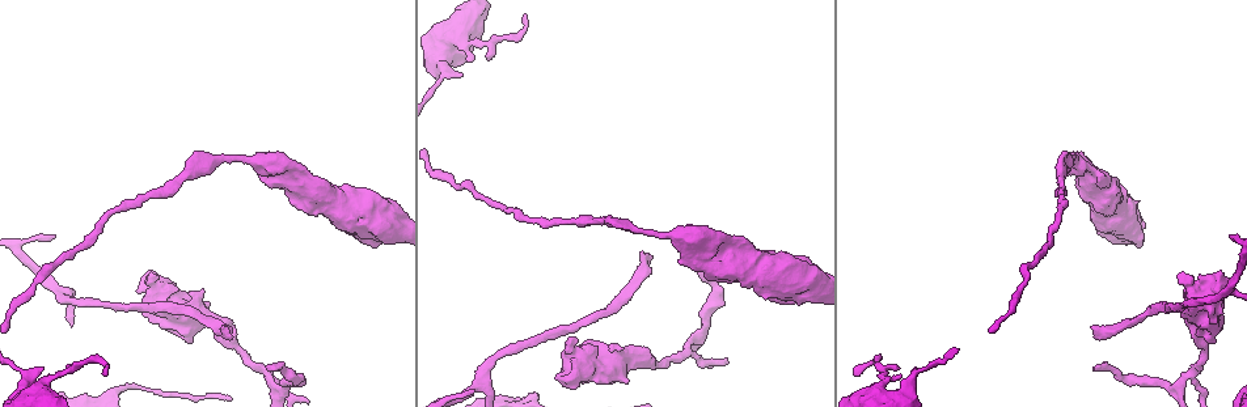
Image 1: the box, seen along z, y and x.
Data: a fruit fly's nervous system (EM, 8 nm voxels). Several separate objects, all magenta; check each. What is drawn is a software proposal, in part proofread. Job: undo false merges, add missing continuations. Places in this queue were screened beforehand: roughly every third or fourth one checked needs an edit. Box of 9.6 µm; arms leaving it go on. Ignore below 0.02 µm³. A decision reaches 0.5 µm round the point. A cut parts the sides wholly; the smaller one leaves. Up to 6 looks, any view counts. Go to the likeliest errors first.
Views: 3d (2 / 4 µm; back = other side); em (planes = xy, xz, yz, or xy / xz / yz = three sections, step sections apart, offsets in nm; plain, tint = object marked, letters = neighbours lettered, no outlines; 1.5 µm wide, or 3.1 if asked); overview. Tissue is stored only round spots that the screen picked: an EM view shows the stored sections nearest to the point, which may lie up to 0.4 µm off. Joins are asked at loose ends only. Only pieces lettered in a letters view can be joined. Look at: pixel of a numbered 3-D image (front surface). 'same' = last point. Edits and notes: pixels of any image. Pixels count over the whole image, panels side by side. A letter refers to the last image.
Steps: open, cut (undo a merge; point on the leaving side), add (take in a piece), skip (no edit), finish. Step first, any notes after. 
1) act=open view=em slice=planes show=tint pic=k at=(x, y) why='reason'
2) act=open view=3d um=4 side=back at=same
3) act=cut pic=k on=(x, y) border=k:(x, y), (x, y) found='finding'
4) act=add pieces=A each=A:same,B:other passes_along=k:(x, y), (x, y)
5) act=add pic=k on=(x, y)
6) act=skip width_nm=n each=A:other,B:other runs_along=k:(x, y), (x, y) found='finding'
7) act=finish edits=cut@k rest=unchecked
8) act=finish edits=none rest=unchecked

act=open view=em slice=yz step=4 show=letters pic=1 at=(154, 275)

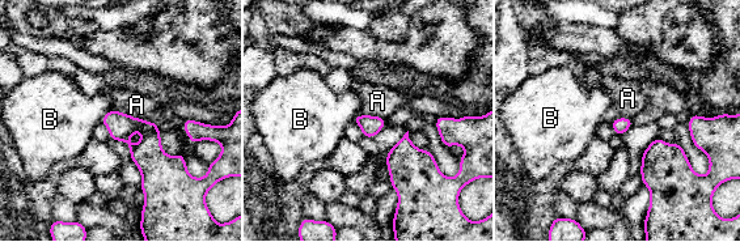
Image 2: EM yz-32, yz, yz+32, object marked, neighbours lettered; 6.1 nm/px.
act=open view=em slice=planes show=letters at=same

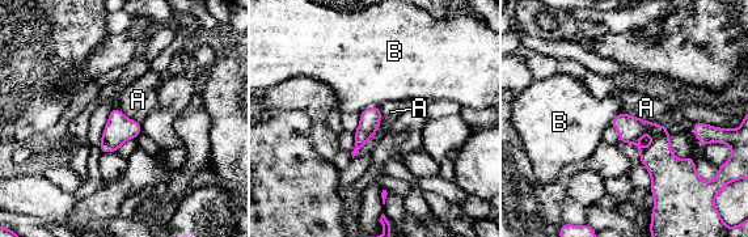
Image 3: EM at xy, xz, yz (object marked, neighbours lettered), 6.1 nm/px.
act=skip longest_contact=A:360nm each=A:other,B:other border=3:(381, 108), (380, 127), (353, 159) found='no lettered piece goes on from it'

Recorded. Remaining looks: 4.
act=open view=em slice=planes show=letters pic=1 at=(568, 222) why='a narrow waist'

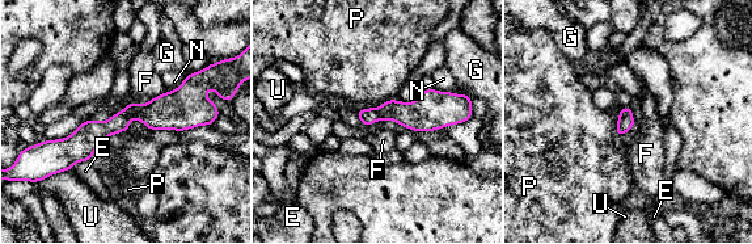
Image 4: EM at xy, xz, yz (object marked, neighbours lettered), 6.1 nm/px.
act=skip longest_contact=E:140nm each=E:other,F:other,G:other,N:other,P:other,U:other border=4:(164, 92), (151, 99) found='continuous, no second neuron'

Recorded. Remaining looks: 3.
act=open view=em slice=yz step=4 show=letters pic=1 at=(482, 380) why='sudden change in width'

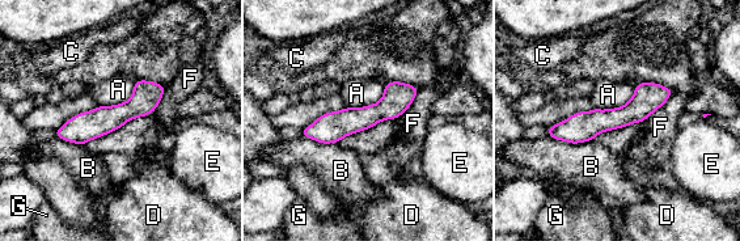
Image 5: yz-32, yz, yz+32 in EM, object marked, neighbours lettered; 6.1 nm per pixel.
act=skip each=A:other,B:other,C:other,D:other,E:other,F:other,G:other border=5:(385, 84), (375, 102), (346, 108) found='continuous, no second neuron'

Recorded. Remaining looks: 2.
act=finish edits=none rest=unchecked

